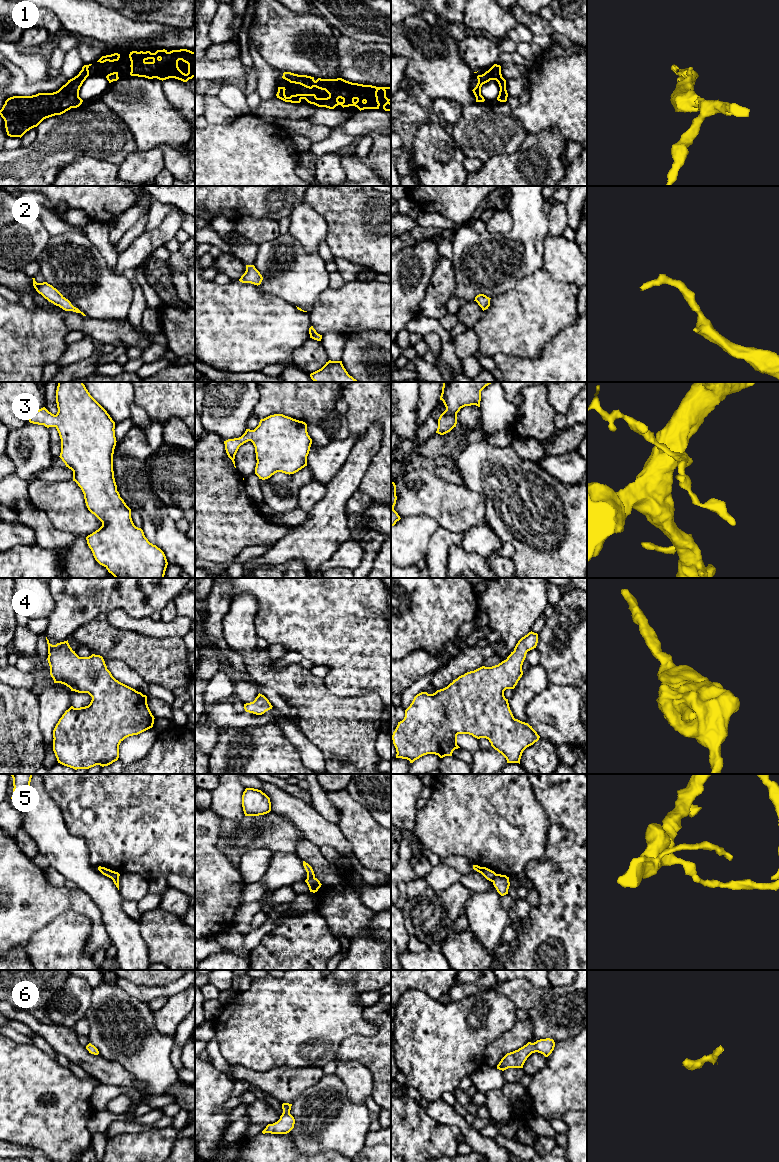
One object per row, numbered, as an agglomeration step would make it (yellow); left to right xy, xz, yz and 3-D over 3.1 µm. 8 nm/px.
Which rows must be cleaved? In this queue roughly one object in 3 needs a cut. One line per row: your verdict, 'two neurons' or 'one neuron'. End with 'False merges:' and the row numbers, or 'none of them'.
1: one neuron
2: one neuron
3: one neuron
4: one neuron
5: two neurons
6: one neuron
False merges: 5

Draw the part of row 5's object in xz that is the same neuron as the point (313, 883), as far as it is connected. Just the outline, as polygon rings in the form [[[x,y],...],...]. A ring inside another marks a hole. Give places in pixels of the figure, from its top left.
[[[312,877],[312,878],[309,878],[309,879],[306,879],[305,882],[307,883],[308,887],[309,887],[309,890],[310,892],[317,892],[318,889],[321,887],[321,883],[320,881],[315,878],[315,877]]]

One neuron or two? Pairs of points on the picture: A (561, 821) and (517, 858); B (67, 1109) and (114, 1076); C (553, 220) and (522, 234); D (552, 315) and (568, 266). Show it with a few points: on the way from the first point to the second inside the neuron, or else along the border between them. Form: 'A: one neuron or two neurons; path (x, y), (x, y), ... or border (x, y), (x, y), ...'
A: two neurons; border (543, 810), (548, 820), (544, 856)
B: two neurons; border (89, 1075), (99, 1081)
C: two neurons; border (546, 215), (550, 233)
D: two neurons; border (543, 268), (552, 277), (569, 284)

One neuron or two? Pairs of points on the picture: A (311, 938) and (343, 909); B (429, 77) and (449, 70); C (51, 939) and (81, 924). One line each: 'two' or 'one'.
A: two
B: one
C: one

